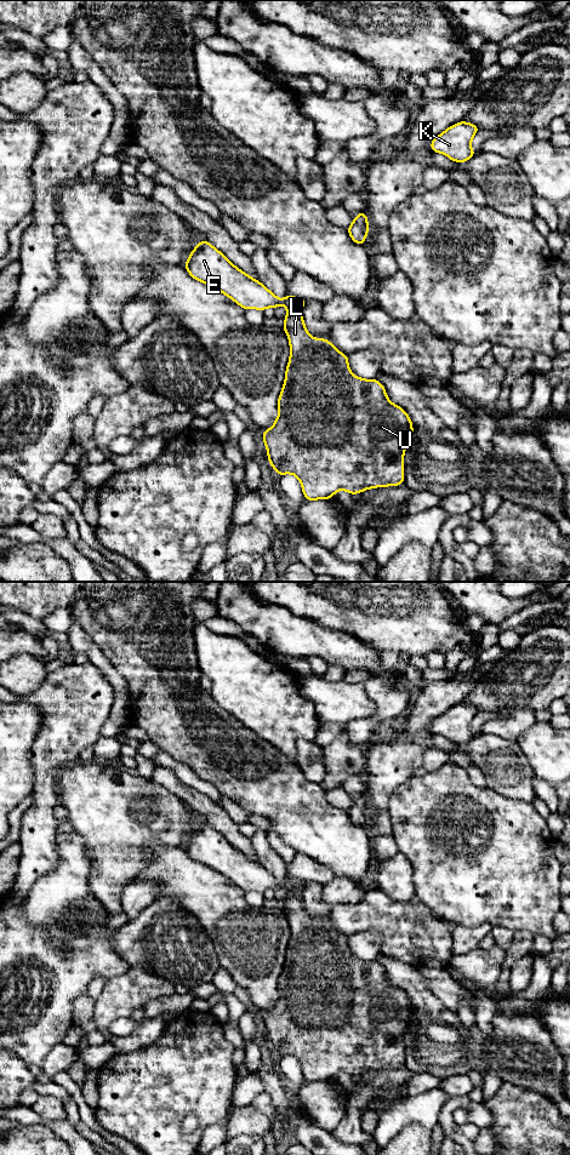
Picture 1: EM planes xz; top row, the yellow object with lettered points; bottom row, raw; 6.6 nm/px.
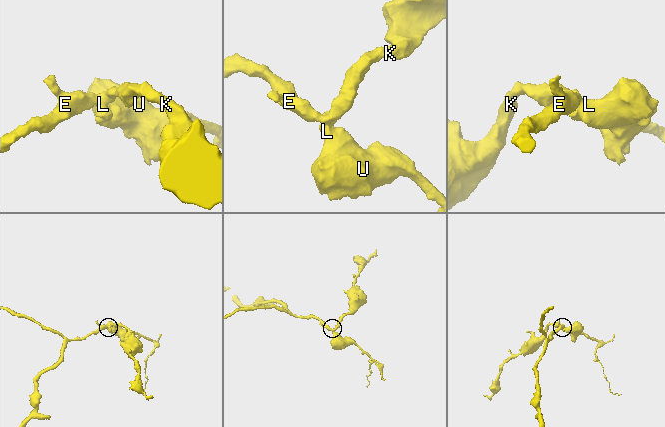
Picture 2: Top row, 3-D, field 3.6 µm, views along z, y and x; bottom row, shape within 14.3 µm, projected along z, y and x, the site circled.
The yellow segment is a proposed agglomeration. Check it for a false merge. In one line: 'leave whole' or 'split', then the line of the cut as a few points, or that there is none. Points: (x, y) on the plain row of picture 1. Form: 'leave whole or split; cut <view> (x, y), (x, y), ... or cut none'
split; cut xz (301, 887), (288, 891)

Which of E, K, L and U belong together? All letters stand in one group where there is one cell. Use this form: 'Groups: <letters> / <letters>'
Groups: E K / L U

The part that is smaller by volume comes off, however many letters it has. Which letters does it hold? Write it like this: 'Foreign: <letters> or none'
Foreign: L, U

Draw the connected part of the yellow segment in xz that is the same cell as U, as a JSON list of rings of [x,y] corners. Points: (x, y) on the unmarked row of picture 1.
[[[302,888],[287,891],[283,910],[289,919],[290,942],[278,980],[279,996],[262,1018],[268,1043],[275,1054],[293,1056],[300,1062],[307,1082],[330,1081],[340,1071],[358,1076],[369,1070],[404,1065],[404,1034],[414,1014],[407,995],[389,983],[383,966],[377,961],[353,956],[348,937],[342,936],[330,922],[310,919],[302,899]]]

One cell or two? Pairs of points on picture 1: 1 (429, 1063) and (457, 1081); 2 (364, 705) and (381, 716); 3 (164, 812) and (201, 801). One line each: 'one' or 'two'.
1: two
2: two
3: two

